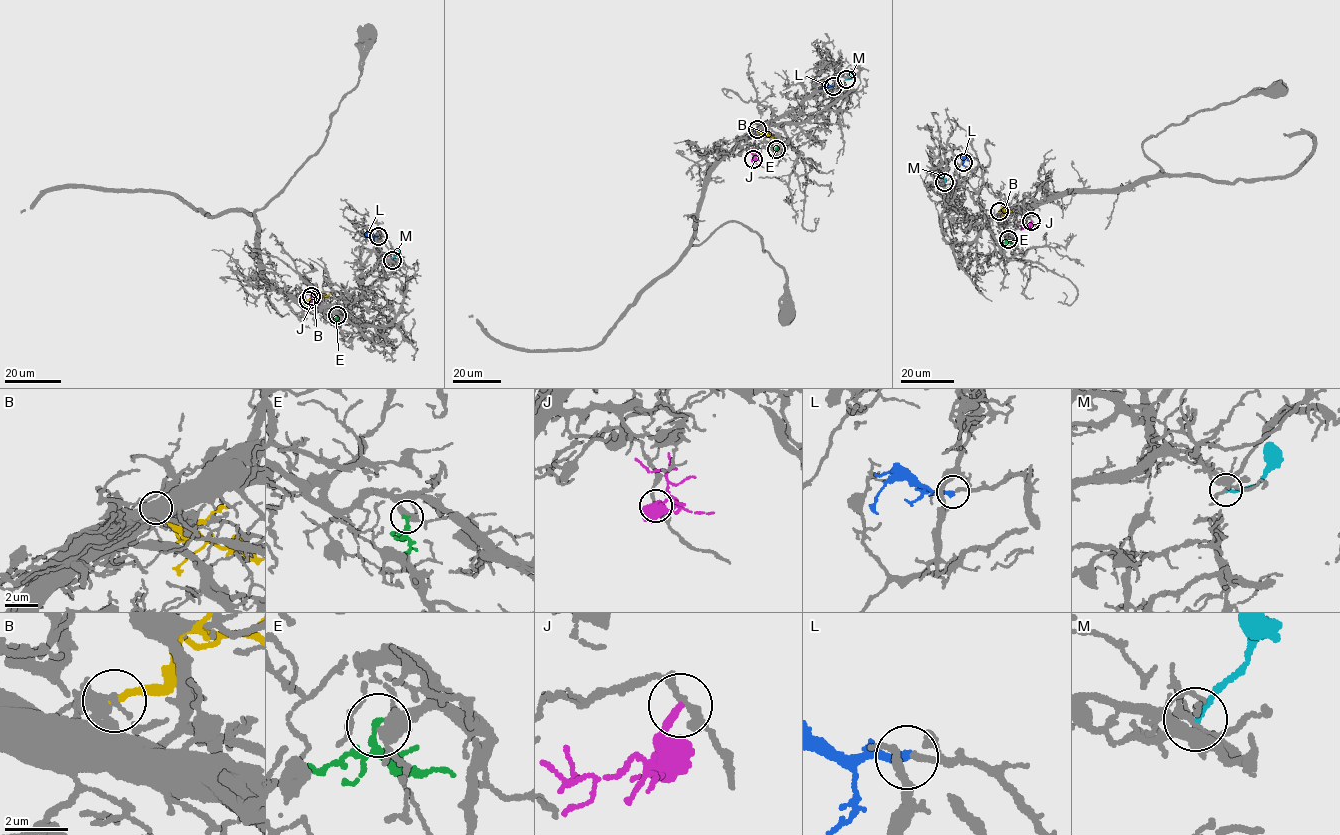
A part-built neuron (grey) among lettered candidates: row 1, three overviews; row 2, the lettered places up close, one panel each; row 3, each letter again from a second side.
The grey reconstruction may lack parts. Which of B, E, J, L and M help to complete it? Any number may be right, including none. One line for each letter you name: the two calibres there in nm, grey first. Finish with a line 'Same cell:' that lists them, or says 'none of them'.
E: Thickness 400 nm (grey) against 180 nm
L: Thickness 150 nm (grey) against 280 nm
Same cell: E, L

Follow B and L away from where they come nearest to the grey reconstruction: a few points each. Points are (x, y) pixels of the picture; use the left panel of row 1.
B: (308, 300), (315, 294), (332, 295)
L: (377, 236), (367, 234), (365, 237)

